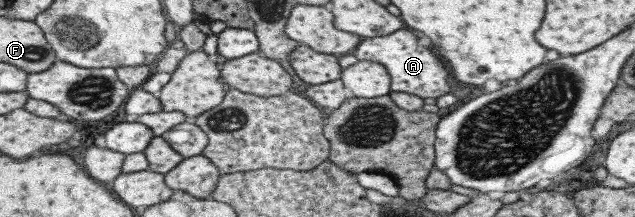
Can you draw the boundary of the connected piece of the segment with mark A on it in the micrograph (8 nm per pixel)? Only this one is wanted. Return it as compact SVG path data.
M404 28L391 32L386 36L361 38L351 52L356 60L370 60L385 67L390 78L389 92L406 92L418 98L438 98L450 93L452 76L446 63L426 46L418 46L418 38L414 32Z

